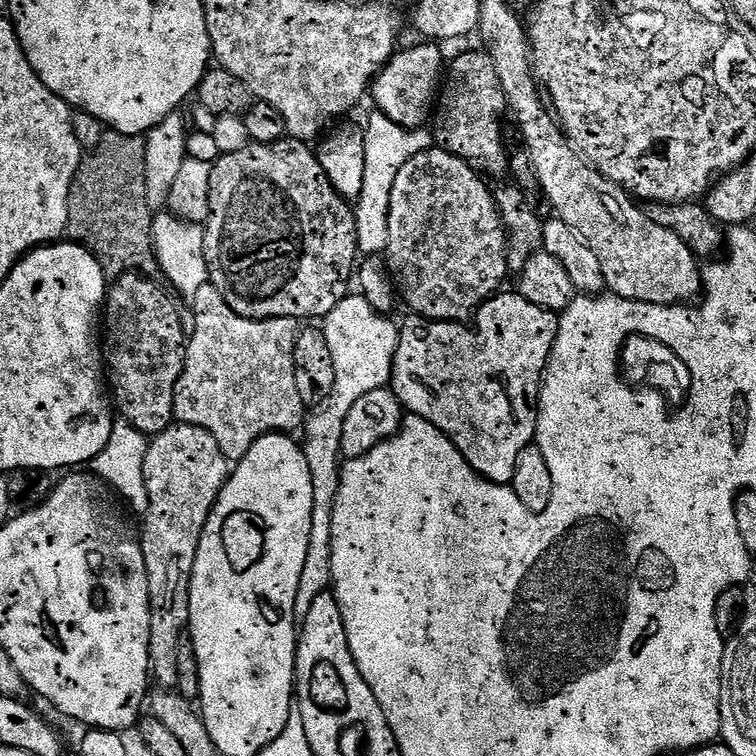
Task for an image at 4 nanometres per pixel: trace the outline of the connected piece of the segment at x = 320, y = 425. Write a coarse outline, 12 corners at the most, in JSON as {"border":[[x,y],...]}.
{"border":[[344,299],[323,317],[334,390],[302,447],[306,569],[332,567],[344,423],[392,378],[400,328]]}

